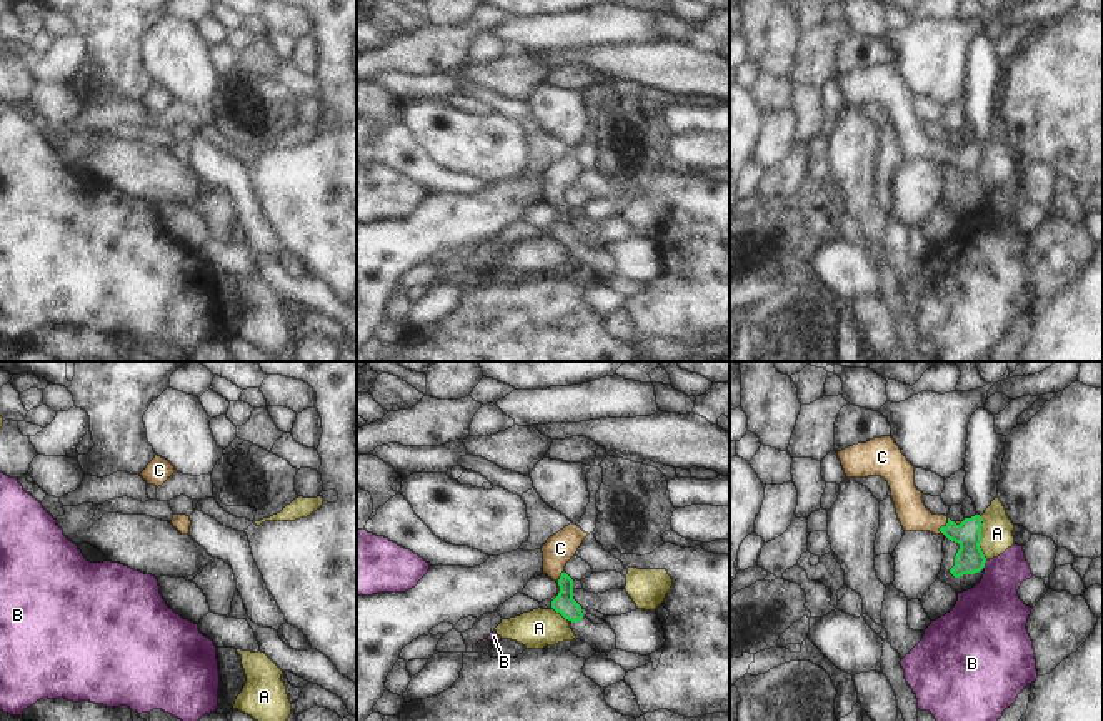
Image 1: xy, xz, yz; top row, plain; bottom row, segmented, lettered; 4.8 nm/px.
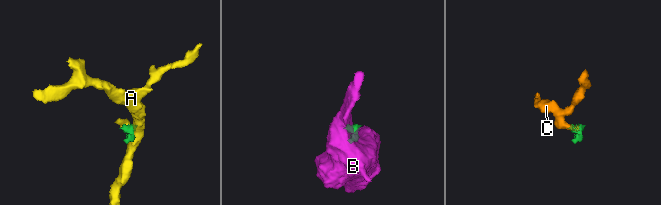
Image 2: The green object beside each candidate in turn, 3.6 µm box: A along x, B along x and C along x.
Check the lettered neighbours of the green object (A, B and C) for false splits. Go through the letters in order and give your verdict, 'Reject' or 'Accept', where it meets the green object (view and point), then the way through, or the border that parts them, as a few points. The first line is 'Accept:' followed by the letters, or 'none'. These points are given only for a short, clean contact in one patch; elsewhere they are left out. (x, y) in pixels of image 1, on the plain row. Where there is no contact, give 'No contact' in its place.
Accept: C
A: Reject. Touches green at yz (980, 165). Boundary: yz (980, 144), (980, 177), (987, 185)
B: Reject. Touches green at yz (983, 192). Boundary: yz (987, 187), (982, 195)
C: Accept. Touches green at yz (942, 154). Path across: yz (970, 185), (970, 175), (942, 154), (913, 142)

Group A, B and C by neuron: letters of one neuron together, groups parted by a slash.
A / B / C

